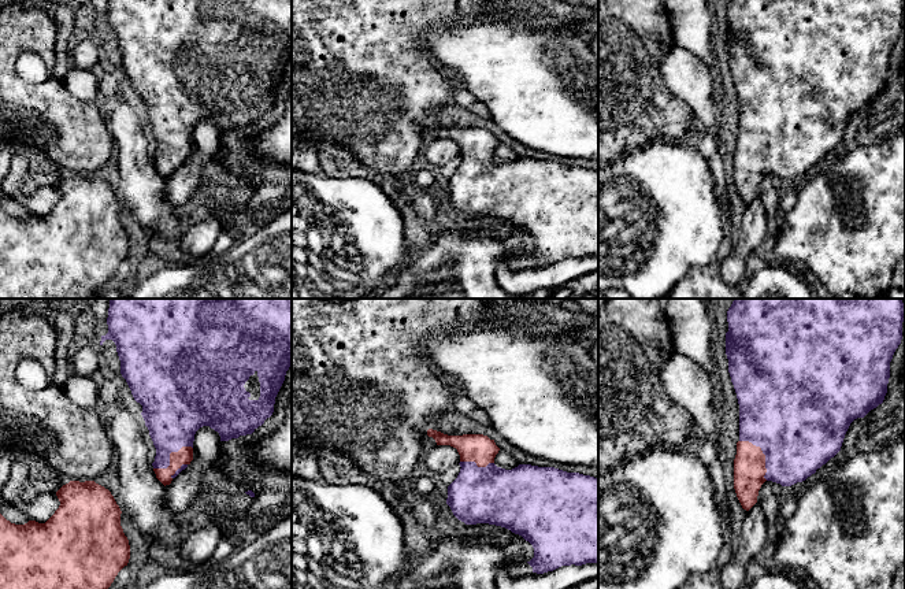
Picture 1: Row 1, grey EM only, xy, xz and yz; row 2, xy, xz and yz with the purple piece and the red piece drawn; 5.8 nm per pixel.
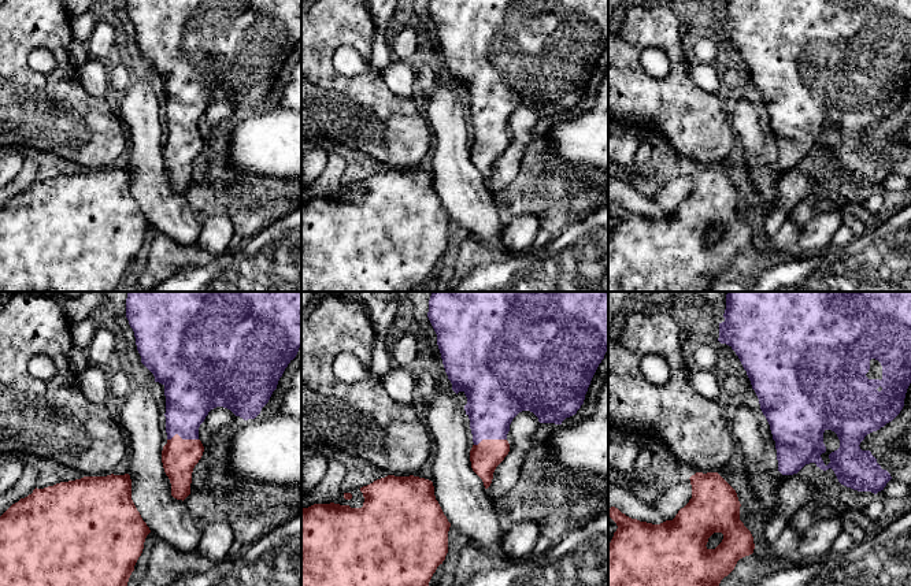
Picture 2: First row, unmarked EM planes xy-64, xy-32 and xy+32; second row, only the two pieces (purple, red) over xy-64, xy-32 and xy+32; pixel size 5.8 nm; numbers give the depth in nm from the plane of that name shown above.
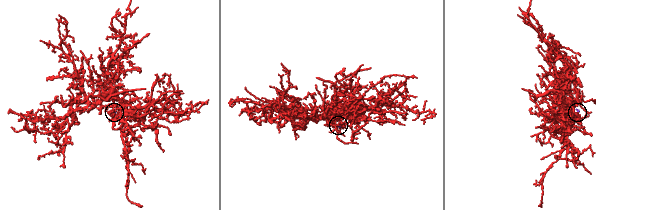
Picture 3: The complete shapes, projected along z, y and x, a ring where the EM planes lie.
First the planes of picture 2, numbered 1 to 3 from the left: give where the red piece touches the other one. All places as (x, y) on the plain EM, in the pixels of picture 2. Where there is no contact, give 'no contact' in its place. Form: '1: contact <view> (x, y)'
1: contact xy-64 (182, 132)
2: contact xy-32 (489, 132)
3: no contact

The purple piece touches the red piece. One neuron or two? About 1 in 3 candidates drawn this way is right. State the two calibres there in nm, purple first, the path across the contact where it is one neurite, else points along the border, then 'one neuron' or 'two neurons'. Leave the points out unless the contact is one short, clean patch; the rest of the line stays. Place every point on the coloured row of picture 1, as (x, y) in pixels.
calibres 500 and 190 nm; way yz (798, 429), (763, 452), (749, 465); one neuron

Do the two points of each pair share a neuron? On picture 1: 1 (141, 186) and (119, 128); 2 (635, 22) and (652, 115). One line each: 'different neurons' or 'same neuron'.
1: same neuron
2: same neuron

